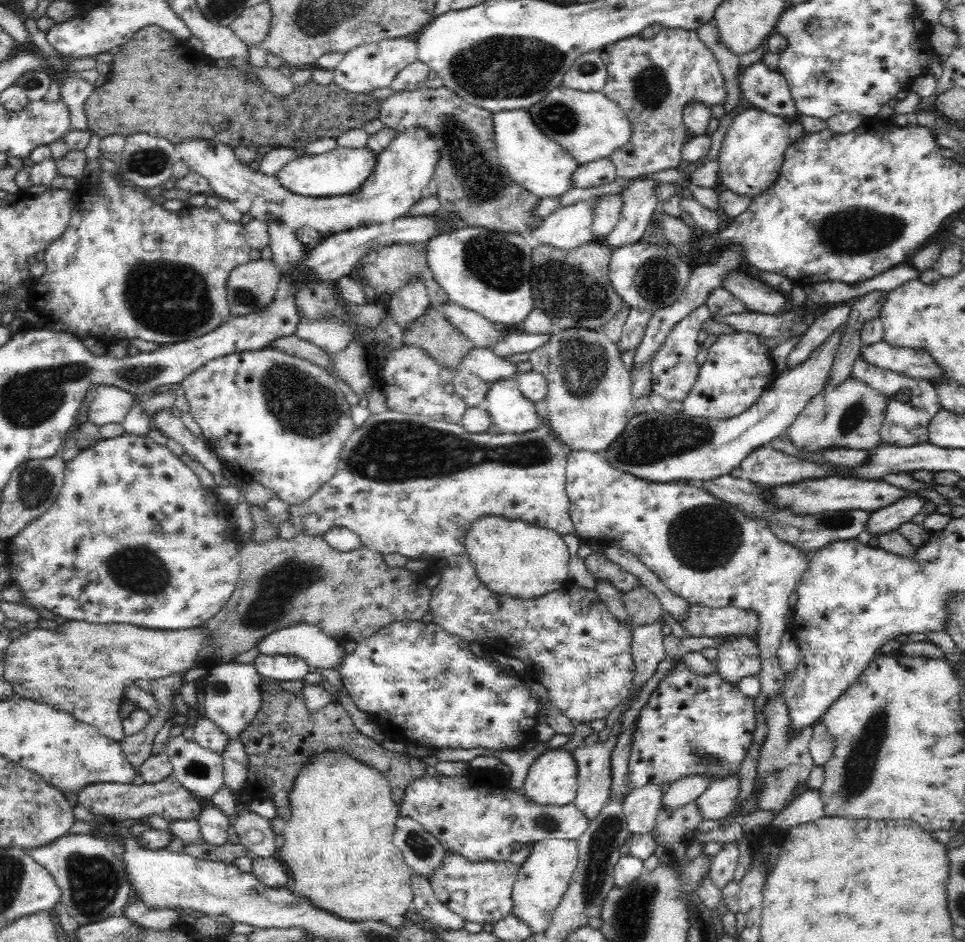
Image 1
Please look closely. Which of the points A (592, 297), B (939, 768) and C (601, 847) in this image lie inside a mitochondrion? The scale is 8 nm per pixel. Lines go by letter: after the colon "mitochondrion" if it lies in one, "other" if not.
A: mitochondrion
B: other
C: mitochondrion

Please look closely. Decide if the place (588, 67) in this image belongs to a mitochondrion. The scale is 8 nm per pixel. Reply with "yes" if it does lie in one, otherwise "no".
yes

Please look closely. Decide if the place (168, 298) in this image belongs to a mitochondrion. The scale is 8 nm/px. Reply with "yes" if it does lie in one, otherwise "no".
yes

